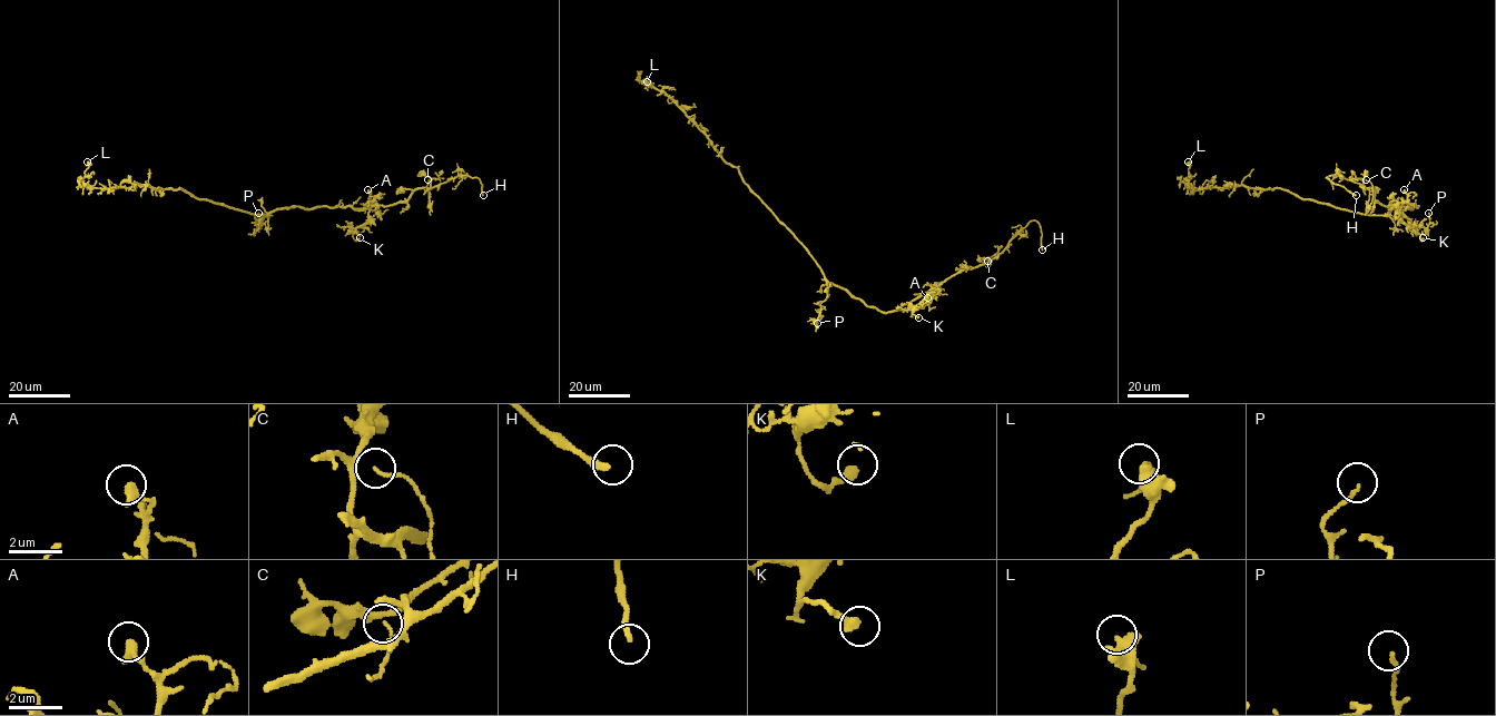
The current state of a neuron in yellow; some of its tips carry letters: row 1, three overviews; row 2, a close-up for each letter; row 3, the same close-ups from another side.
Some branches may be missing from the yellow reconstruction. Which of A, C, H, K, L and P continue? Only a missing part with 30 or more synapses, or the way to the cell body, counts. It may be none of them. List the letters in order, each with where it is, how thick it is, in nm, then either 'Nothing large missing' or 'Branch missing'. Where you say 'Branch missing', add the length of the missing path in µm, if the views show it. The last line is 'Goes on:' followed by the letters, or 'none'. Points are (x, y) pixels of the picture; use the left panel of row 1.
A: Place: (367, 189). Thickness 360 nm. Nothing large missing
C: Place: (427, 179). Thickness 100 nm. Nothing large missing
H: Place: (483, 195). Thickness 220 nm. Branch missing. Missing length about 20 µm
K: Place: (360, 237). Thickness 360 nm. Nothing large missing
L: Place: (87, 162). Thickness 360 nm. Nothing large missing
P: Place: (258, 213). Thickness 130 nm. Nothing large missing
Goes on: H

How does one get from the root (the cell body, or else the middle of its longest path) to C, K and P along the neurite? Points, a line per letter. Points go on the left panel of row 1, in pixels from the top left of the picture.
C: (267, 215), (292, 207), (387, 206), (424, 187), (429, 189), (430, 205), (427, 179)
K: (267, 215), (292, 207), (367, 208), (368, 218), (352, 235), (355, 239), (360, 237)
P: (267, 215), (268, 217), (264, 216), (257, 227), (254, 217), (258, 213)

